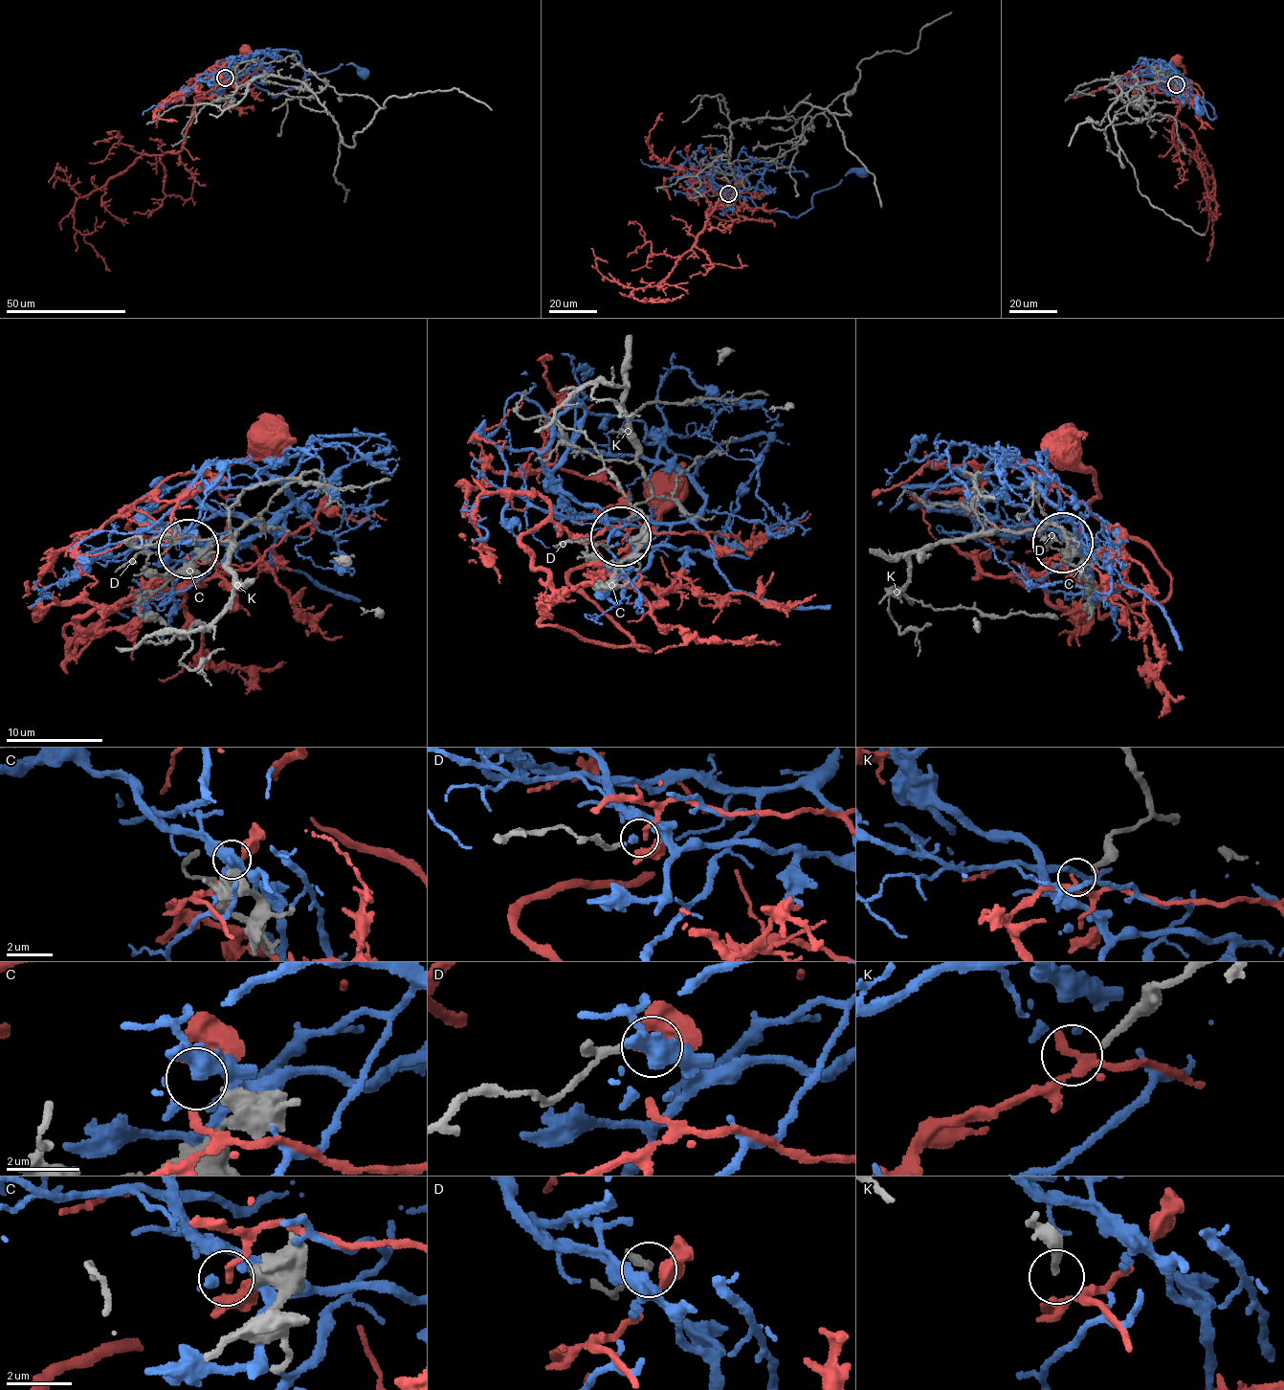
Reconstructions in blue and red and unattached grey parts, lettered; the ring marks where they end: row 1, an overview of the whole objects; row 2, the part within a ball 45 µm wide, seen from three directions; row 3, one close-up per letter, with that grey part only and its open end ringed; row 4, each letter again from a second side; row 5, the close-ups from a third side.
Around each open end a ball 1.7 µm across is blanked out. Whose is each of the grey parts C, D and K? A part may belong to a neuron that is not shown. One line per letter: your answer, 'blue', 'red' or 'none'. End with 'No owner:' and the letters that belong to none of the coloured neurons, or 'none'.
C: none
D: red
K: none
No owner: C, K

